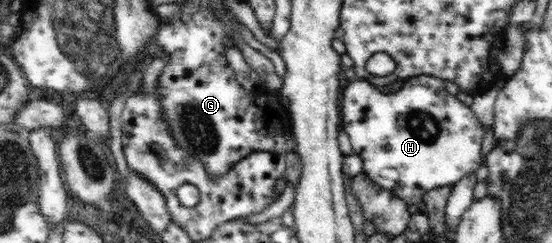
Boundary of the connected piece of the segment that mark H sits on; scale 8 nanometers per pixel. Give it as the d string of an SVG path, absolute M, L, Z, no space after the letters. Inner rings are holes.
M414 75L411 82L397 92L383 94L375 84L366 79L349 82L343 90L343 102L340 106L343 114L343 130L351 138L353 153L362 159L364 172L382 189L415 206L417 214L423 214L421 204L433 190L453 187L463 176L476 171L481 164L481 142L484 128L475 117L475 113L461 104L455 96L447 94L445 84L433 75Z

